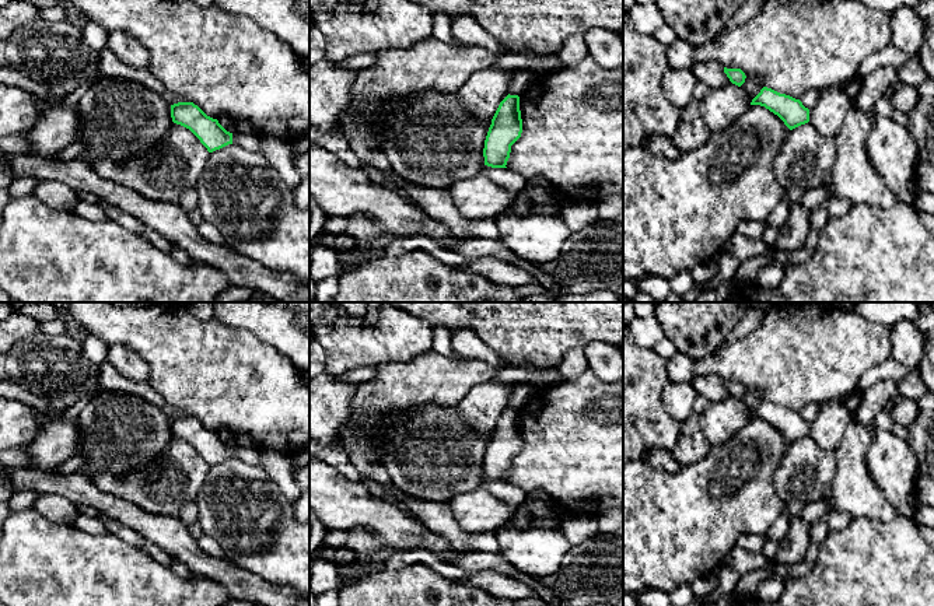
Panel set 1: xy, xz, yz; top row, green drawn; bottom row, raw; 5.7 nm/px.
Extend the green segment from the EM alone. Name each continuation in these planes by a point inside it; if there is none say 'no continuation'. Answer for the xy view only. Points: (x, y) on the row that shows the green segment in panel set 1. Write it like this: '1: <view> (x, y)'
1: xy (251, 142)

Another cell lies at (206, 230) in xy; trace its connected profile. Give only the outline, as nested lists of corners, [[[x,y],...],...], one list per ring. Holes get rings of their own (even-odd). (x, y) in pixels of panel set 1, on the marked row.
[[[202,221],[197,227],[197,232],[209,242],[213,242],[216,245],[224,245],[224,246],[231,246],[225,238],[221,235],[221,232],[211,225],[207,221]]]

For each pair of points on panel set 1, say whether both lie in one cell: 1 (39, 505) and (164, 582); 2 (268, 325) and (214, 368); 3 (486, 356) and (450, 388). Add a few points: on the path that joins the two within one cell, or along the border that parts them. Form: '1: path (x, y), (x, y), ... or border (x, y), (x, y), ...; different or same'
1: border (37, 511), (53, 522), (72, 524); different
2: border (224, 323), (233, 328), (248, 329), (283, 353); different
3: border (454, 357), (481, 358), (497, 370); different

